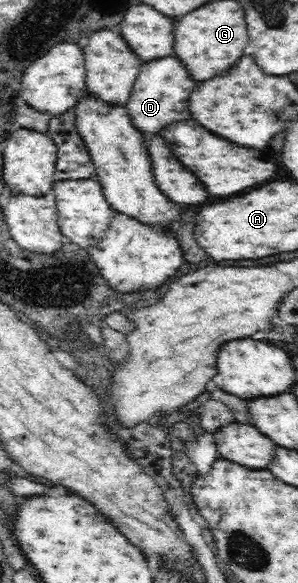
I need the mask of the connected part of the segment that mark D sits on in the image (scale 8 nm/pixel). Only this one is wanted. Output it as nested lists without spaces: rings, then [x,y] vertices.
[[[164,58],[150,64],[141,65],[138,76],[132,83],[128,100],[123,104],[127,116],[130,117],[130,124],[145,136],[154,136],[162,126],[174,122],[174,120],[186,120],[190,118],[190,92],[194,84],[186,76],[184,68],[178,64],[178,60]]]

